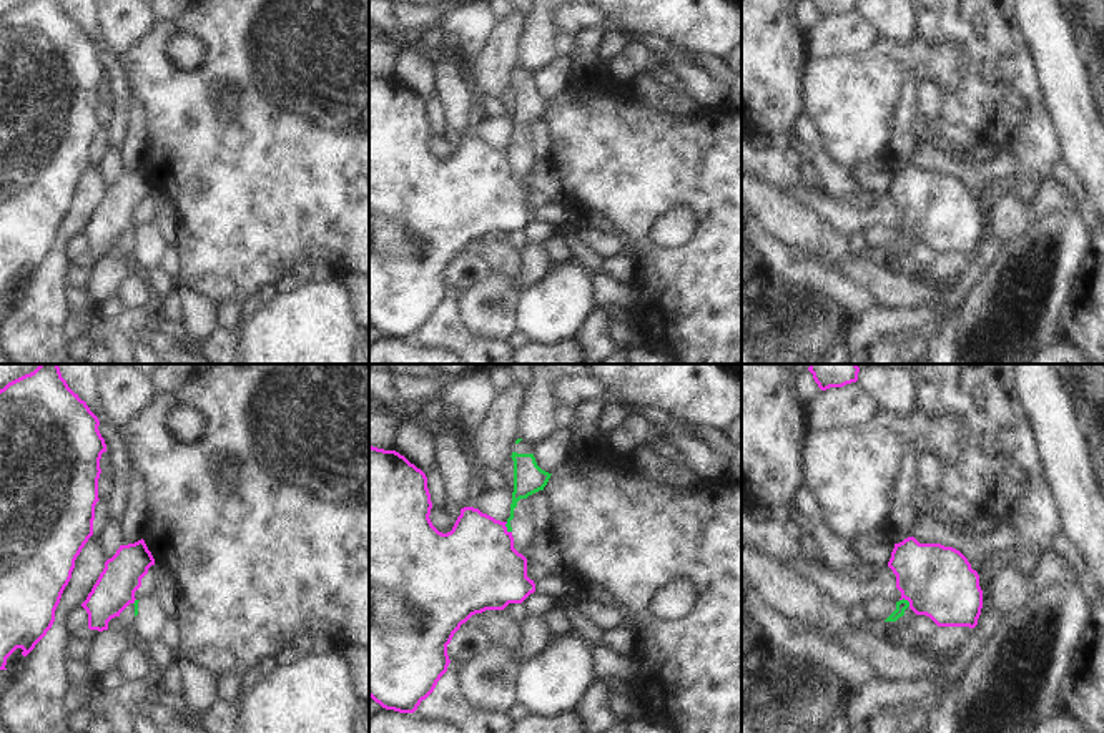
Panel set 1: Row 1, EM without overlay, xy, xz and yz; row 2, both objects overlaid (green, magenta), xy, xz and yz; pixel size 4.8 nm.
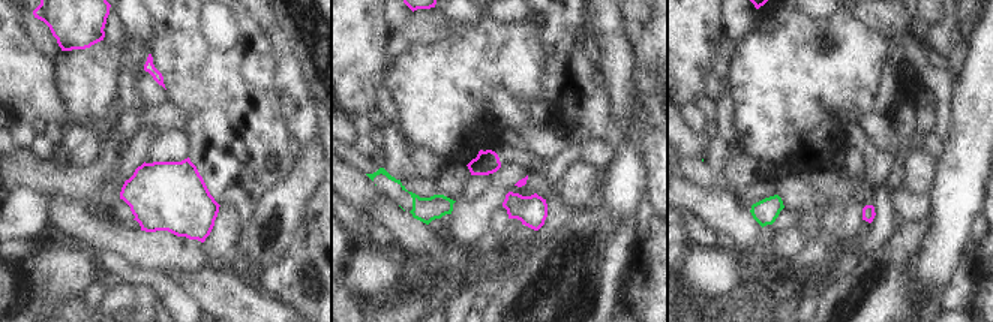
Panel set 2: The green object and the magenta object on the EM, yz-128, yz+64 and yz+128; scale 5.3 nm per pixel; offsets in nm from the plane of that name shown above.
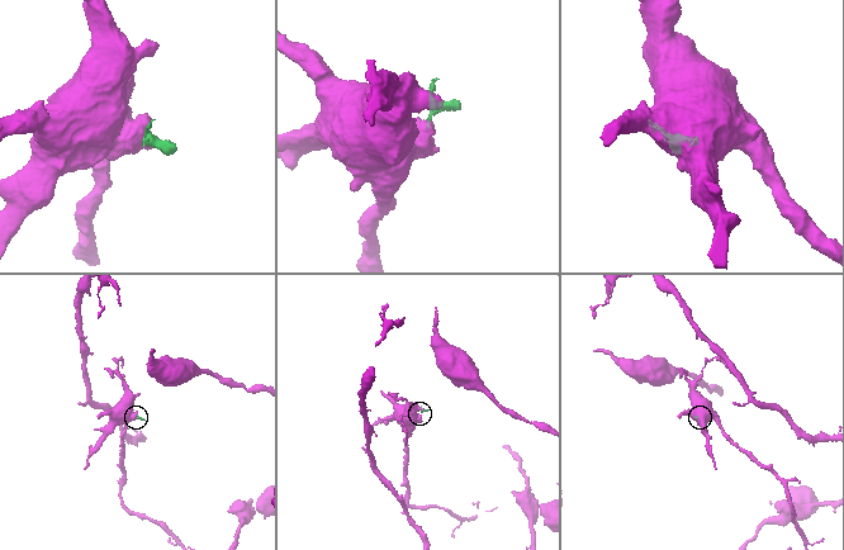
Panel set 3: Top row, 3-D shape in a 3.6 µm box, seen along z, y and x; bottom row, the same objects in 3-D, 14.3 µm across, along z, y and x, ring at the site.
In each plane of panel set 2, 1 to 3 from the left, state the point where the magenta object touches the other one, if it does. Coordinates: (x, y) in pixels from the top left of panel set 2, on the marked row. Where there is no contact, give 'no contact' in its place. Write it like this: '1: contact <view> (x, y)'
1: no contact
2: no contact
3: no contact

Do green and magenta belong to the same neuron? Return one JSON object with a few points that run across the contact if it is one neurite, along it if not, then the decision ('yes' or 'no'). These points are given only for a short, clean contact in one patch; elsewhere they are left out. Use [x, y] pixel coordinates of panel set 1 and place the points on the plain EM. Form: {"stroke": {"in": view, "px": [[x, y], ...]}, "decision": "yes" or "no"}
{"stroke": {"in": "xz", "px": [[506, 150], [511, 160]]}, "decision": "no"}

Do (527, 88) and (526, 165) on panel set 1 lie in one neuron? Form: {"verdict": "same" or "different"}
{"verdict": "same"}

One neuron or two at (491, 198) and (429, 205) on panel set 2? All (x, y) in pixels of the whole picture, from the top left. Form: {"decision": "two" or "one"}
{"decision": "one"}

